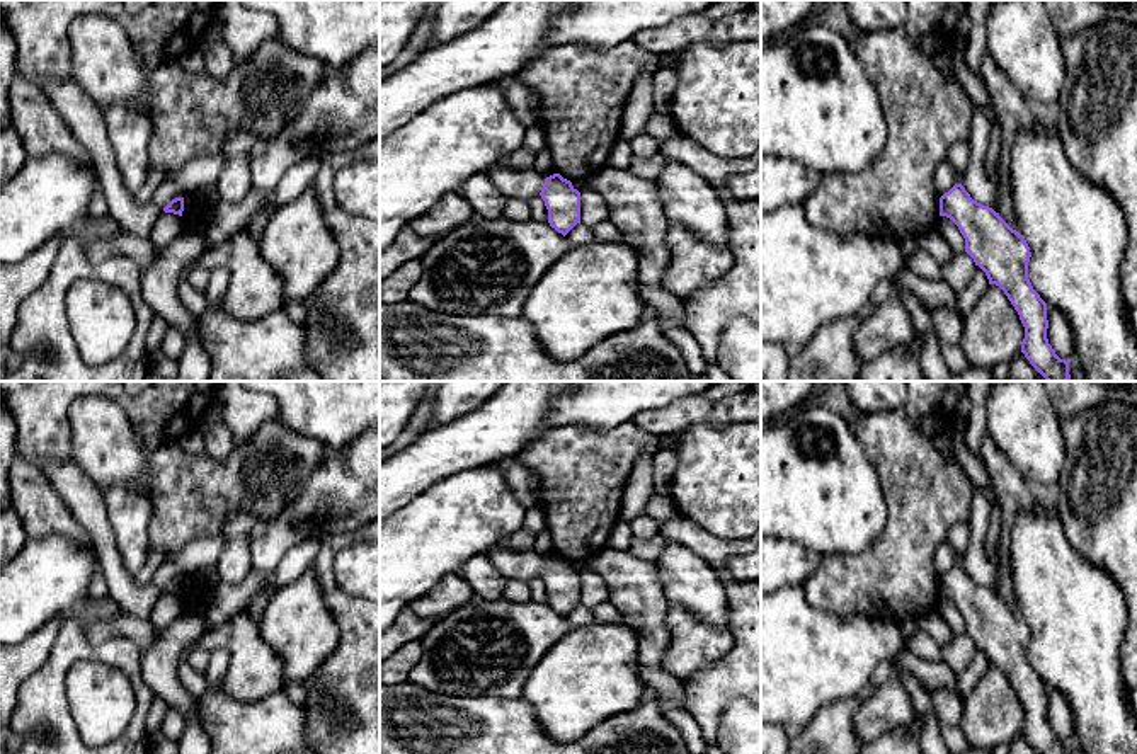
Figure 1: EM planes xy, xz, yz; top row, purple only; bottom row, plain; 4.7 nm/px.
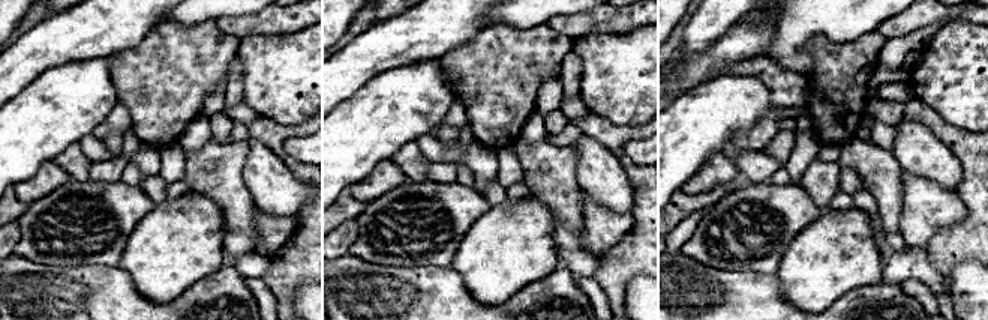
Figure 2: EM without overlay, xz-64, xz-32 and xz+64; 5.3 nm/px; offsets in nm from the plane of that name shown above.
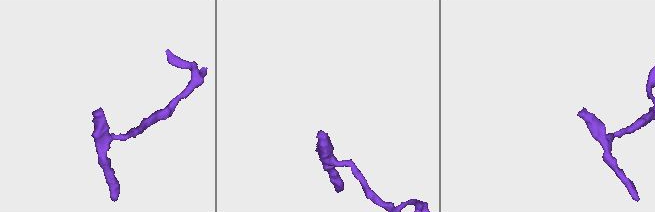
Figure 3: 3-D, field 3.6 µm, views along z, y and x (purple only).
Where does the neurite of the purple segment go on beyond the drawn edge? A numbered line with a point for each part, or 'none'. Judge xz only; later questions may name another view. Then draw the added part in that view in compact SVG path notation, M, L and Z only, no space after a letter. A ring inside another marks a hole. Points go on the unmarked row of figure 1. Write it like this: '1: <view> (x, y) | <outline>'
1: xz (514, 564) | M509 545L495 546L487 553L494 567L507 579L531 580L540 577L545 558L534 550L512 550Z

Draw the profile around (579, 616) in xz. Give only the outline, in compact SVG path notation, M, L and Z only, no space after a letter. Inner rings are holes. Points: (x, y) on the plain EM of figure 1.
M582 603L577 604L565 618L574 628L586 626L594 621L592 611Z

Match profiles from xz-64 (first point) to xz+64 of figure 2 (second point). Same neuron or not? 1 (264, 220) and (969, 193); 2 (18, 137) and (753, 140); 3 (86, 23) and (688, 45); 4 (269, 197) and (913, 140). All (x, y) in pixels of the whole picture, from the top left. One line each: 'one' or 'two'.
1: two
2: two
3: two
4: one

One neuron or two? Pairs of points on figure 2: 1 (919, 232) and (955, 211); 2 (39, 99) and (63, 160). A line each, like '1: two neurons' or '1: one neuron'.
1: one neuron
2: two neurons

